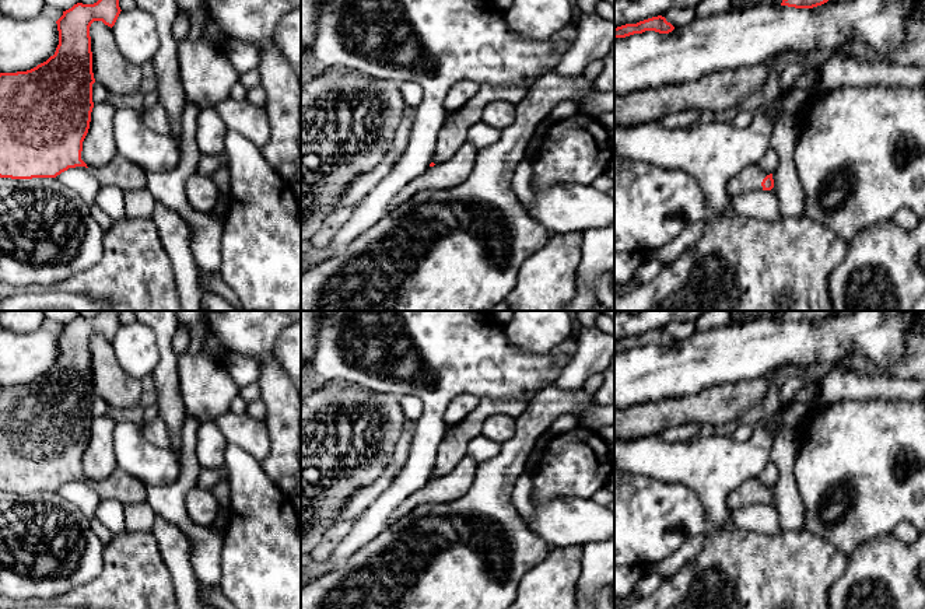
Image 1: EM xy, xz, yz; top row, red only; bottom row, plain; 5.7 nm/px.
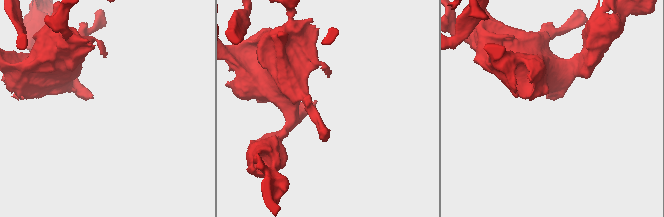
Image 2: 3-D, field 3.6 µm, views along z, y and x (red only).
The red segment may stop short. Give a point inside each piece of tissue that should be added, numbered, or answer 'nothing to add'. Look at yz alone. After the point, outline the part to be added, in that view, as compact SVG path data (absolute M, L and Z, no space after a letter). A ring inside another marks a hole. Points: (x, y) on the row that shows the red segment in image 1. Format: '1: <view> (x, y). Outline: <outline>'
1: yz (750, 178). Outline: M753 164L733 175L728 185L728 197L743 195L751 190L763 190L761 182L767 176L765 171L758 165Z

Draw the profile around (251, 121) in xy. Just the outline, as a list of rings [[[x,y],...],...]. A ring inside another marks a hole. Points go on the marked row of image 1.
[[[231,97],[214,106],[228,132],[246,137],[257,148],[270,139],[270,122],[264,106],[257,106],[248,99],[236,101]]]

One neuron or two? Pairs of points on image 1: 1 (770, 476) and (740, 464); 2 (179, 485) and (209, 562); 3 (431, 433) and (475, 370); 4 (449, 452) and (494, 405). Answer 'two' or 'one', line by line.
1: two
2: one
3: one
4: one

